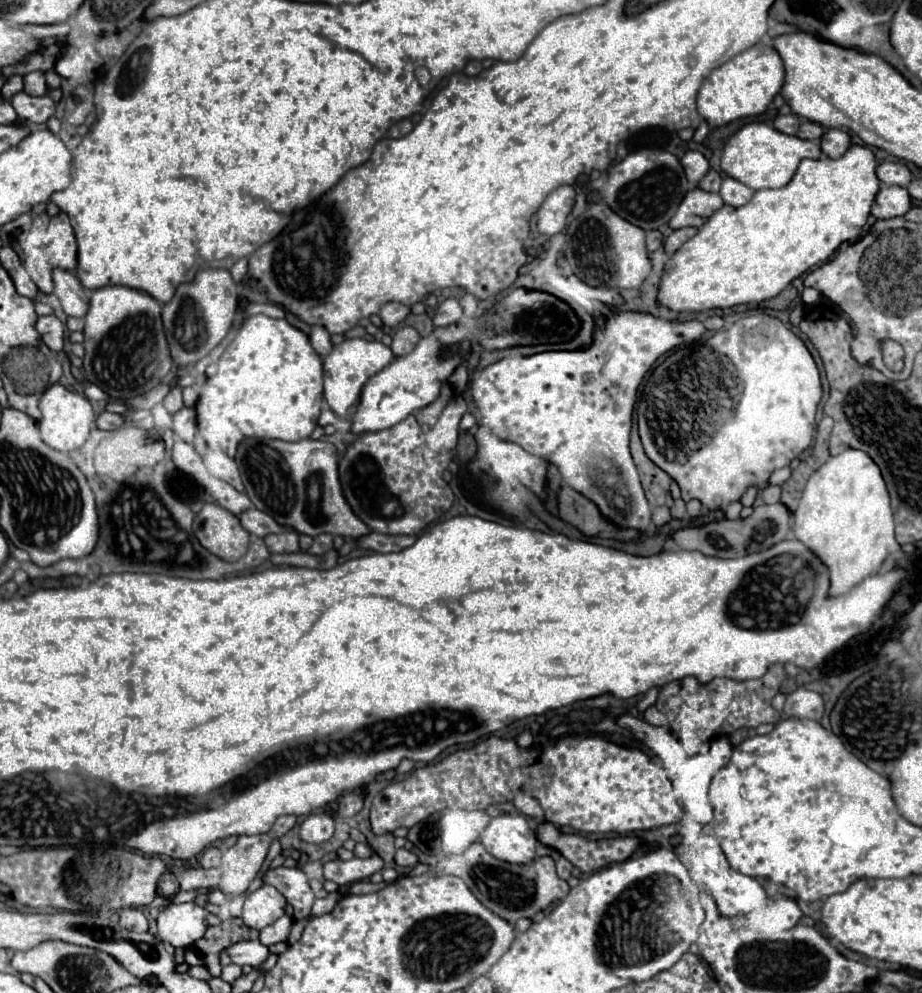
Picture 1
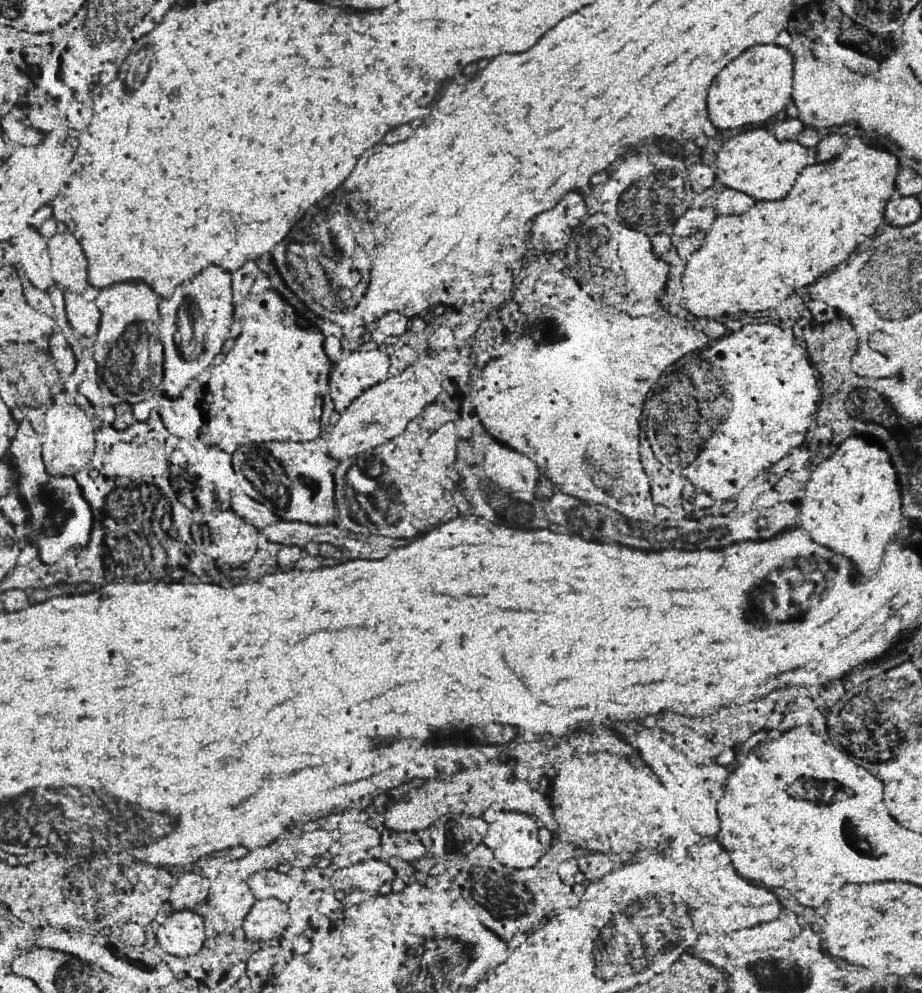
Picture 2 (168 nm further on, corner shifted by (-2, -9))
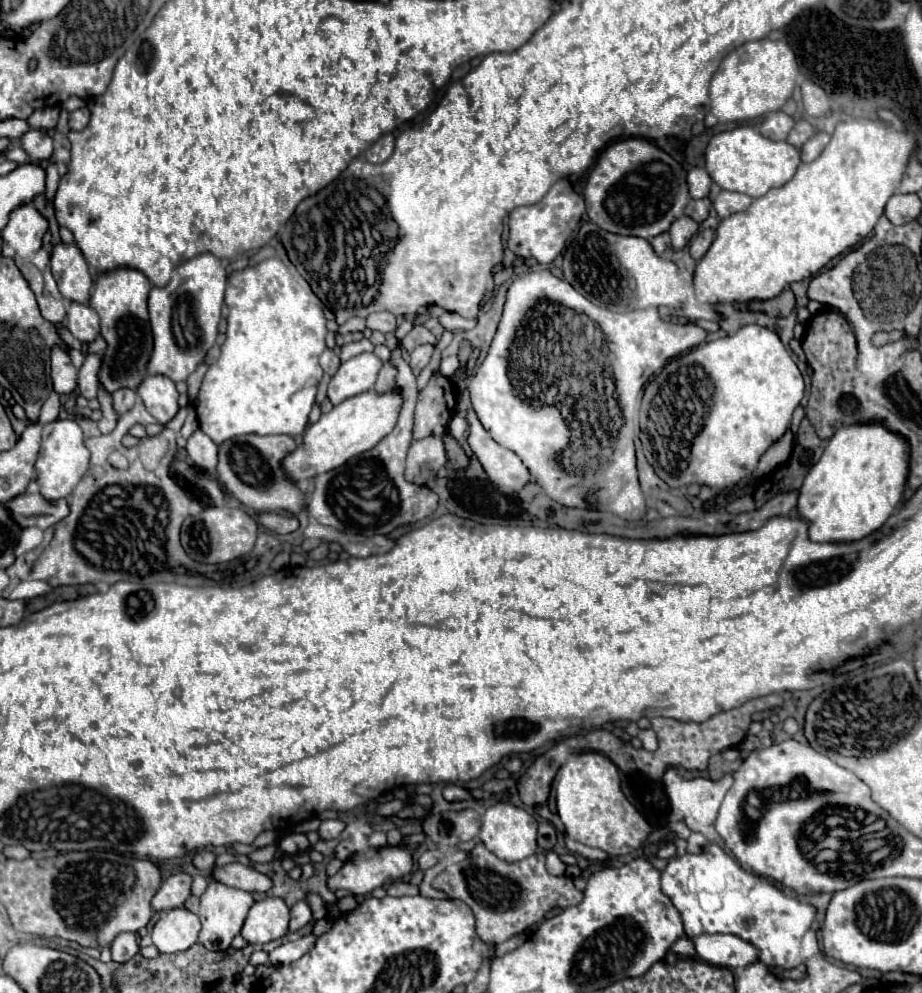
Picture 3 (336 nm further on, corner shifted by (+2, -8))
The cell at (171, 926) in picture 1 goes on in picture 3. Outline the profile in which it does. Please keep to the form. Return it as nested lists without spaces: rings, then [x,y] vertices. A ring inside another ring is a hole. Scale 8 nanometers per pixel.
[[[173,908],[163,912],[163,916],[153,926],[151,938],[159,952],[175,954],[189,950],[201,932],[199,918],[187,908]]]

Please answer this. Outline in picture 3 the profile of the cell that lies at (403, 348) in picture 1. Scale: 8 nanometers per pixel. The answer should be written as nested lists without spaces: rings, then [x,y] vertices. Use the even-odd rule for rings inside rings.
[[[385,362],[381,372],[379,372],[379,378],[377,378],[377,384],[375,384],[375,390],[377,392],[389,392],[393,386],[395,386],[395,376],[397,376],[397,368],[393,362]]]

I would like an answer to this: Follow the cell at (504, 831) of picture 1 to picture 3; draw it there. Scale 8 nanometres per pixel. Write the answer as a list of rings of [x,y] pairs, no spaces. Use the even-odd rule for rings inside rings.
[[[497,802],[491,808],[487,808],[479,838],[485,844],[485,848],[493,852],[497,858],[505,862],[519,862],[537,852],[537,820],[533,814],[525,812],[523,808],[511,802]]]

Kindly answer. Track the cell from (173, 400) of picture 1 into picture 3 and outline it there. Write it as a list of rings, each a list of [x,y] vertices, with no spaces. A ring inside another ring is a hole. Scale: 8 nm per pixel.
[[[201,254],[179,264],[165,288],[151,288],[149,316],[153,328],[153,354],[147,364],[149,374],[161,374],[173,382],[183,382],[205,360],[209,348],[217,342],[225,284],[225,264],[213,254]]]

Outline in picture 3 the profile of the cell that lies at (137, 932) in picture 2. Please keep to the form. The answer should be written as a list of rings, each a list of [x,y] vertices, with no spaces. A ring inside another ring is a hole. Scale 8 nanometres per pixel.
[[[123,932],[111,942],[111,954],[115,962],[127,962],[139,952],[137,936],[133,932]]]

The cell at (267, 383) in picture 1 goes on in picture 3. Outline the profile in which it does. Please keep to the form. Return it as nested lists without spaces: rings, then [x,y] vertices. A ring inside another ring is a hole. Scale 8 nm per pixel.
[[[269,258],[257,266],[247,266],[245,270],[231,274],[227,278],[225,304],[229,306],[227,340],[221,346],[219,360],[209,366],[197,396],[199,428],[215,444],[245,434],[301,436],[307,428],[317,384],[323,376],[319,366],[319,356],[325,350],[327,336],[323,310],[309,300],[307,292],[293,280],[285,264],[277,258]]]

